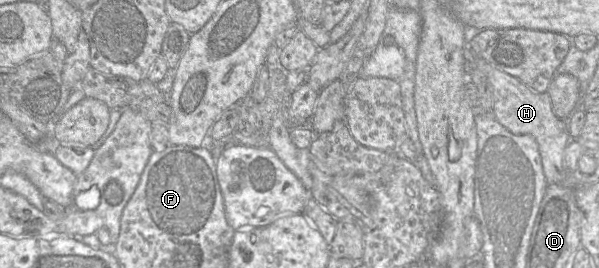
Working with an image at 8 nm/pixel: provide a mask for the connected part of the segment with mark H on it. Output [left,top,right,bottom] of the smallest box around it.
[471,59,571,184]

